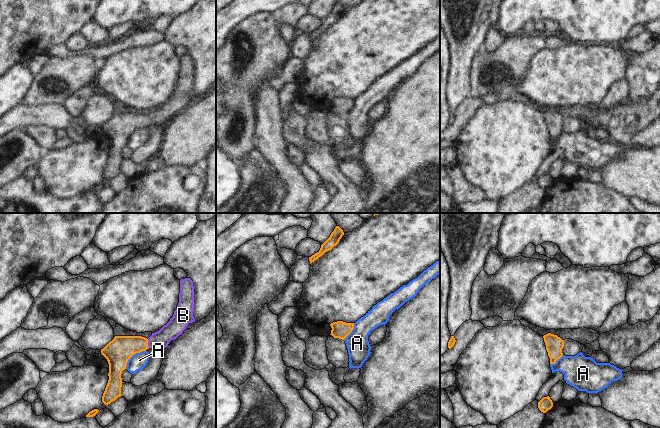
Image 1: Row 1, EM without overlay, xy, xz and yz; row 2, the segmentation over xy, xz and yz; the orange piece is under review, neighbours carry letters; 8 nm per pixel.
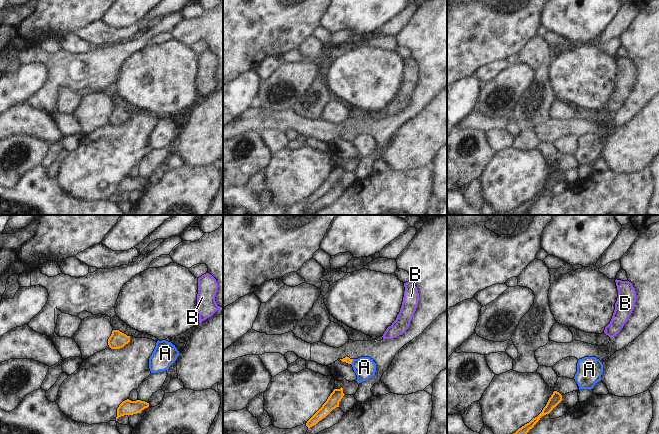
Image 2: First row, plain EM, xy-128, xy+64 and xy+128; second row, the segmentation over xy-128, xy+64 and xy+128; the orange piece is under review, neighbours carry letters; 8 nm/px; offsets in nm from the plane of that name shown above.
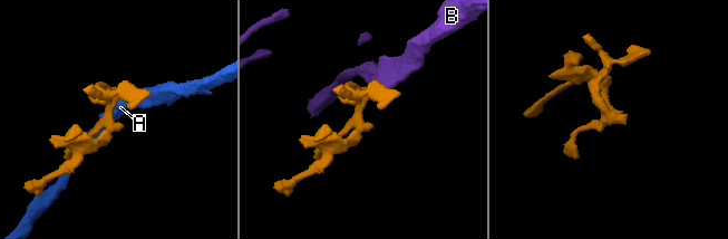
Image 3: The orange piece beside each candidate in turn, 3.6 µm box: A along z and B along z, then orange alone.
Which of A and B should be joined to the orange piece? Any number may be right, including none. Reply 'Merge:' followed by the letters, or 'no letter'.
Merge: B

